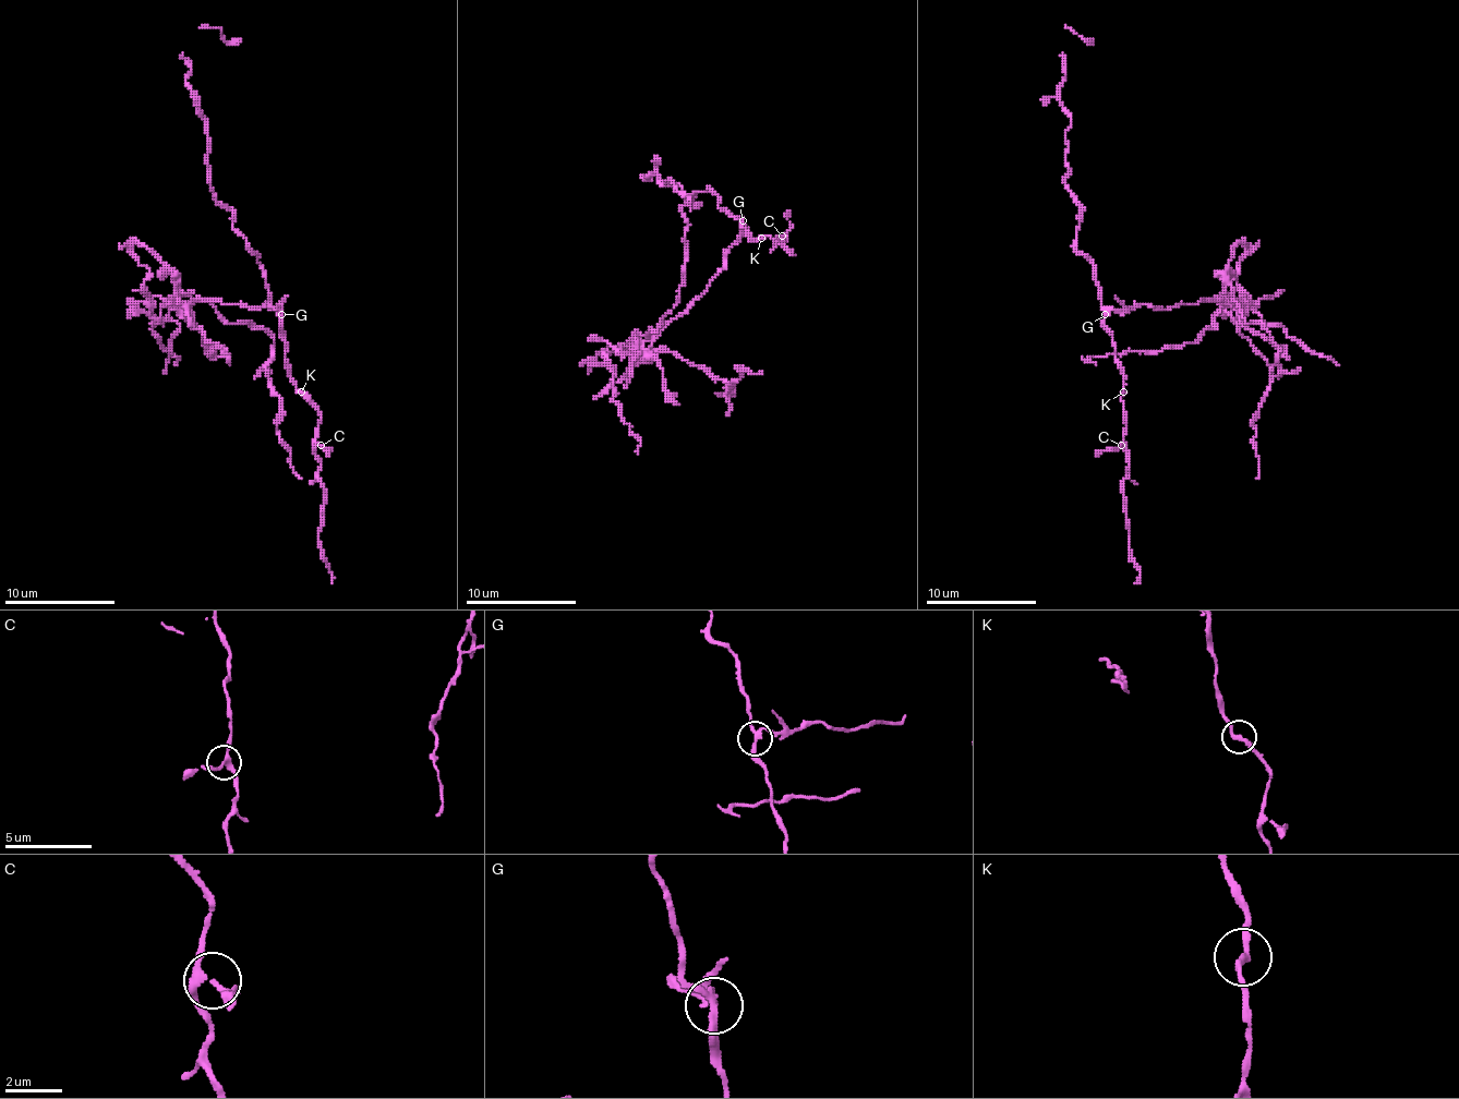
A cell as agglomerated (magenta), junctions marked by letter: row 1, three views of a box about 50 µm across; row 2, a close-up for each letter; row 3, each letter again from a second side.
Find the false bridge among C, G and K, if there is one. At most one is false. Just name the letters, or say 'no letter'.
G

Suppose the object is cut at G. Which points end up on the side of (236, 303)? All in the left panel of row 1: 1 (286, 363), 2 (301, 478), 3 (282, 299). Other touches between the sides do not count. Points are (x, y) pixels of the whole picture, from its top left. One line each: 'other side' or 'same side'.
1: other side
2: same side
3: same side

